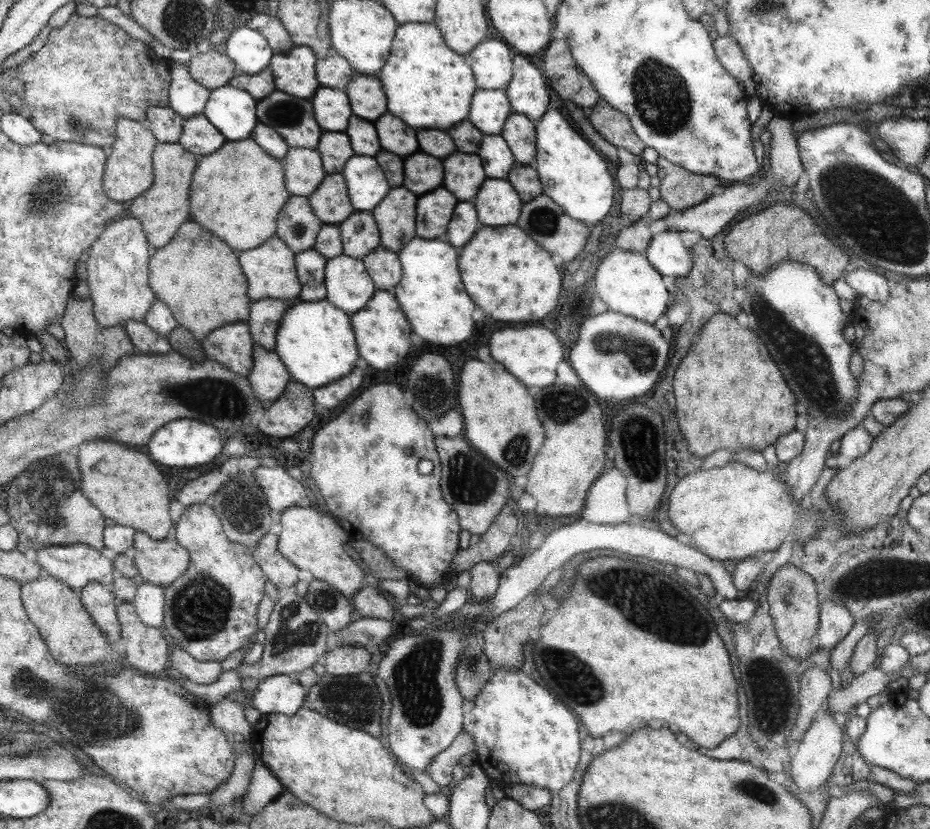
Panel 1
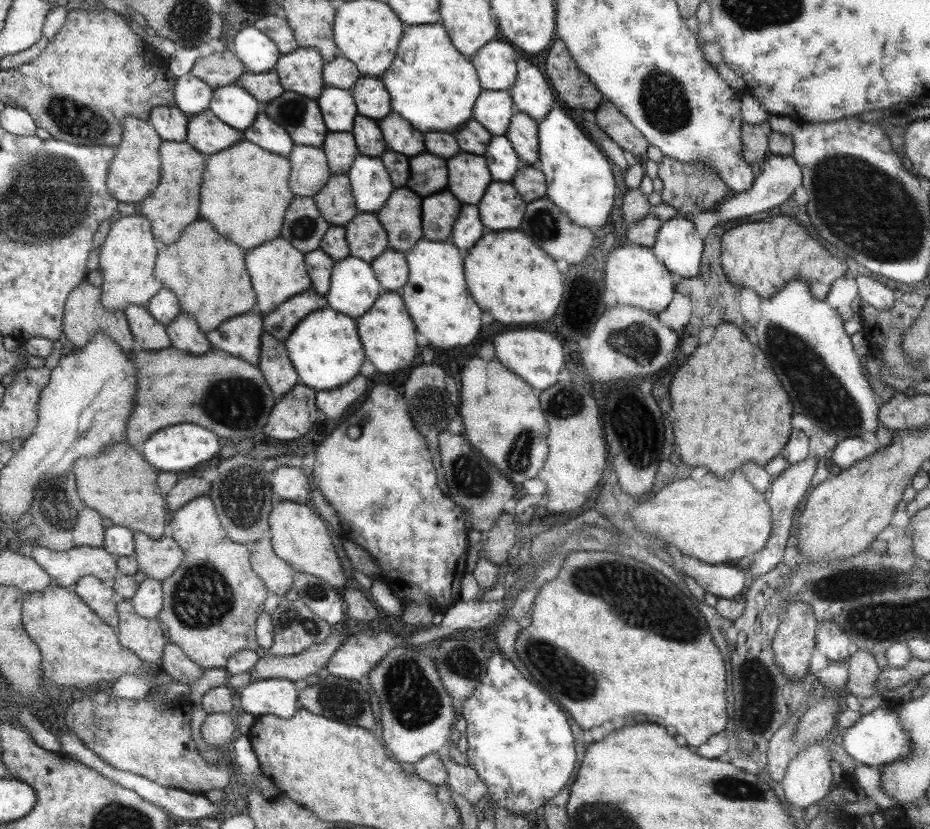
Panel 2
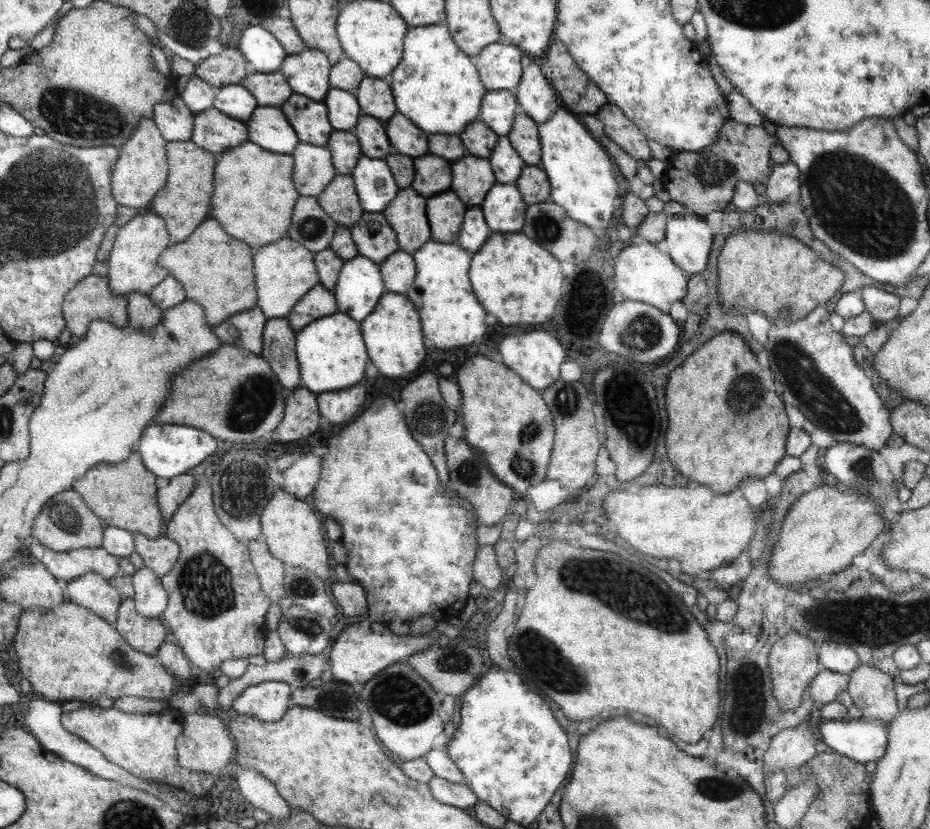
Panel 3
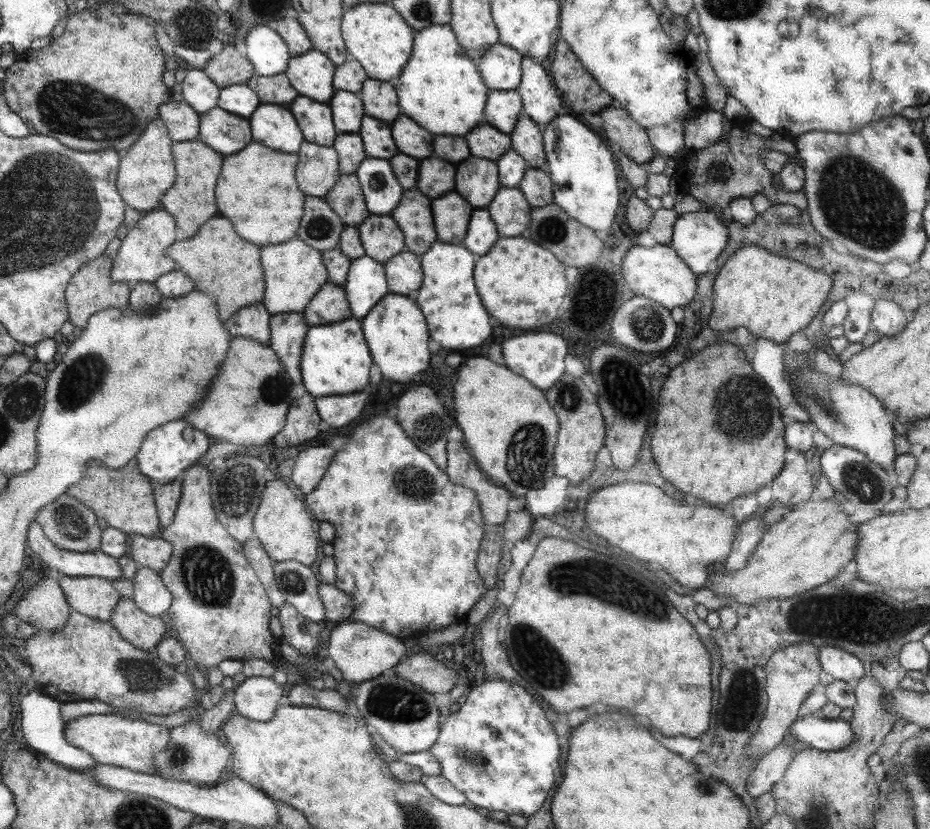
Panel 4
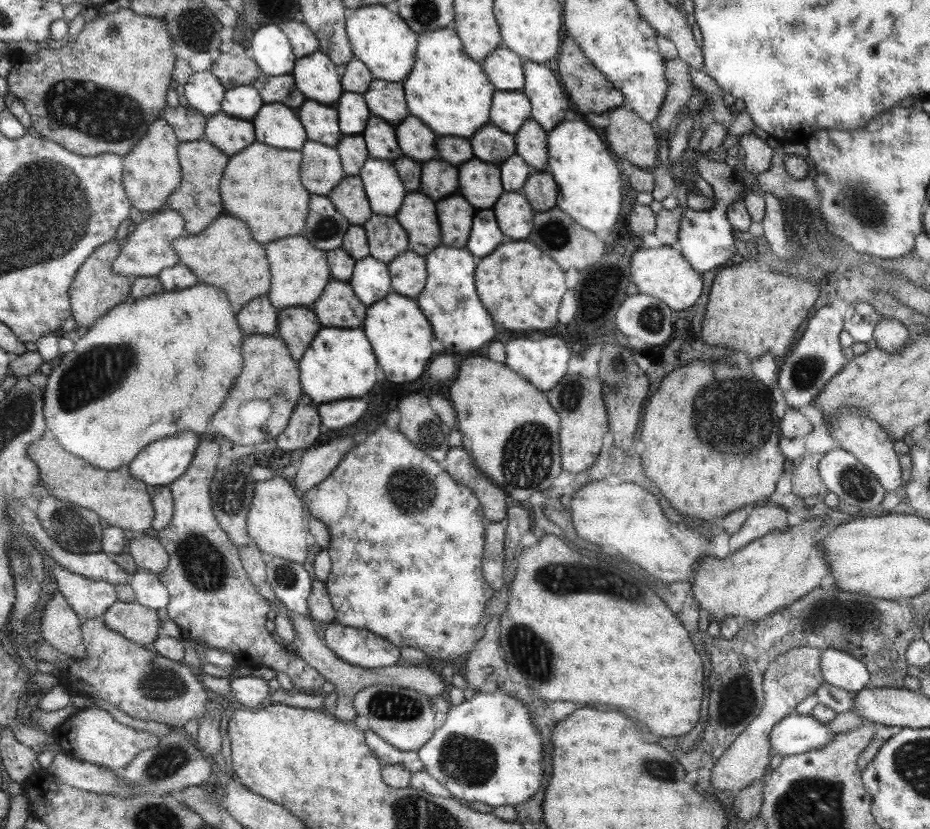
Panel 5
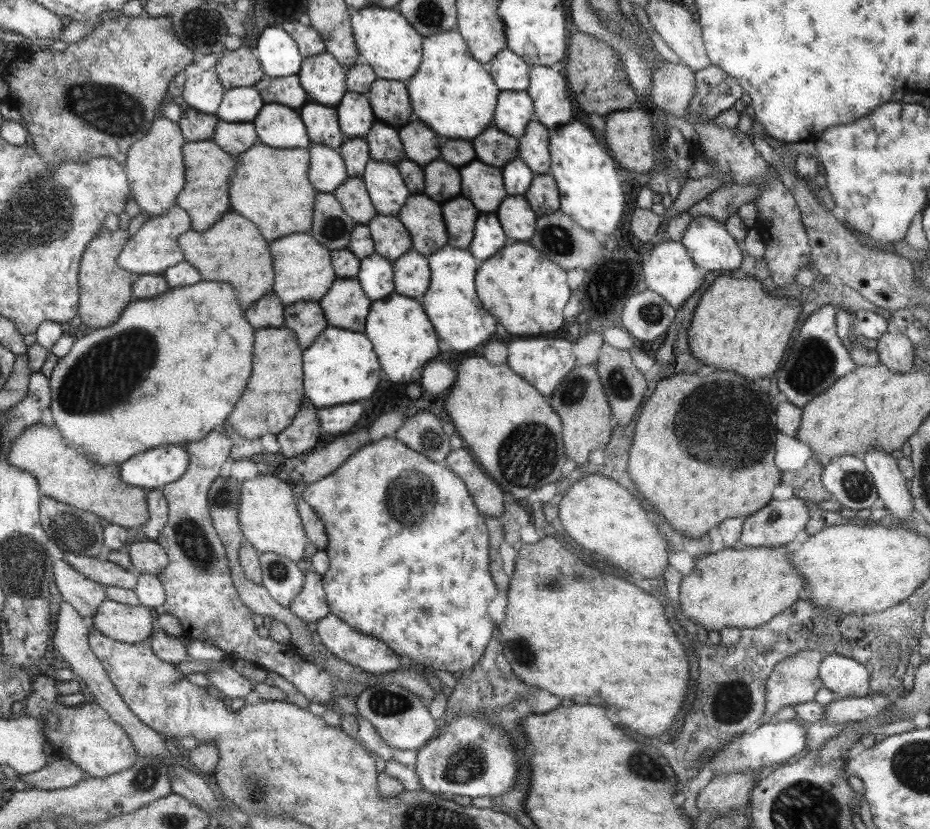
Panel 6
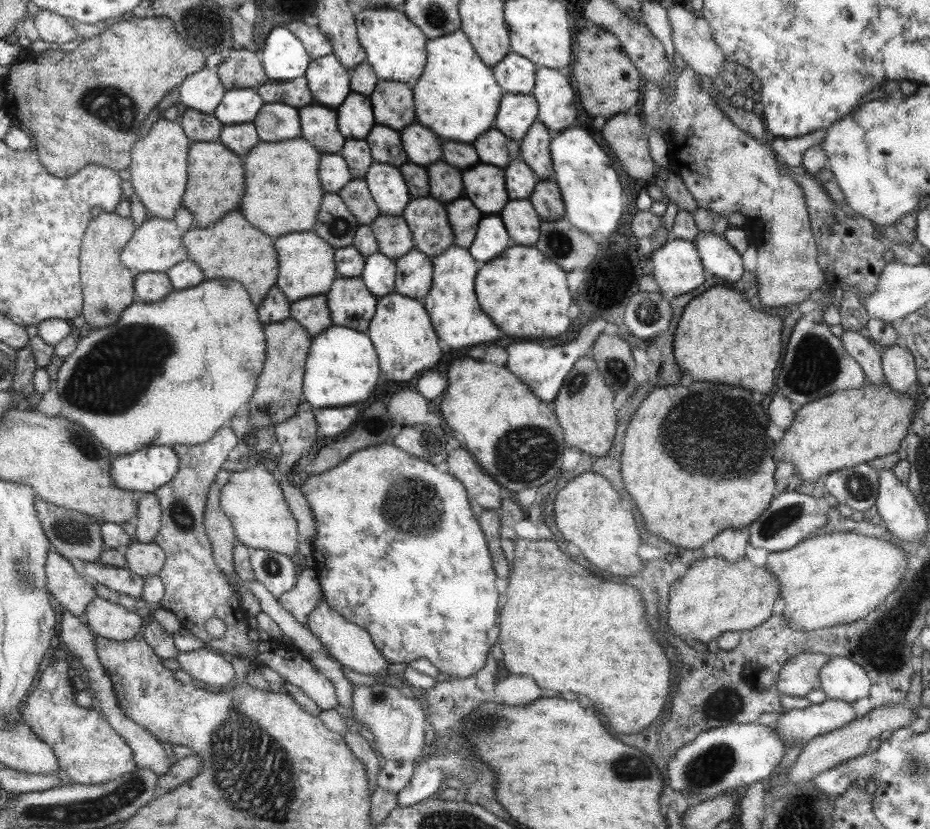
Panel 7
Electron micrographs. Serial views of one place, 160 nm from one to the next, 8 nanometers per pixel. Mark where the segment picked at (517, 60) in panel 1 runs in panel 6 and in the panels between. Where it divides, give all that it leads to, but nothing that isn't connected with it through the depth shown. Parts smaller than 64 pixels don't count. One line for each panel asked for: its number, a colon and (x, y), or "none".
2: (532, 95)
3: (536, 99)
4: (541, 103)
5: (548, 103)
6: (547, 88)

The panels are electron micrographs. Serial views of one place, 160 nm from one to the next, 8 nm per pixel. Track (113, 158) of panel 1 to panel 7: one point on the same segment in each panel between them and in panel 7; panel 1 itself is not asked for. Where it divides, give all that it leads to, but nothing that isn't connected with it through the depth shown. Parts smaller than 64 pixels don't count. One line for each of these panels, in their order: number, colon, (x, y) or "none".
2: (136, 171)
3: (141, 172)
4: (147, 171)
5: (152, 172)
6: (154, 165)
7: (156, 172)

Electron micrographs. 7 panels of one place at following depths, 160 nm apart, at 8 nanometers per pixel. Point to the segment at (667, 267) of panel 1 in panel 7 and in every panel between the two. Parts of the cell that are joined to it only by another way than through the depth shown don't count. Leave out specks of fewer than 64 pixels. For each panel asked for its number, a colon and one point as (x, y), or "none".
2: (678, 246)
3: (688, 239)
4: (696, 236)
5: (705, 238)
6: (709, 245)
7: (719, 257)

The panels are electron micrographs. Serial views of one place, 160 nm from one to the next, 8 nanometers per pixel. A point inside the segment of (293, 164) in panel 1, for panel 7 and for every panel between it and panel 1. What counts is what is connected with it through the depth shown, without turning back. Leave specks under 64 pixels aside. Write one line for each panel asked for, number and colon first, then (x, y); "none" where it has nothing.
2: (310, 170)
3: (314, 170)
4: (317, 171)
5: (322, 170)
6: (327, 171)
7: (334, 174)

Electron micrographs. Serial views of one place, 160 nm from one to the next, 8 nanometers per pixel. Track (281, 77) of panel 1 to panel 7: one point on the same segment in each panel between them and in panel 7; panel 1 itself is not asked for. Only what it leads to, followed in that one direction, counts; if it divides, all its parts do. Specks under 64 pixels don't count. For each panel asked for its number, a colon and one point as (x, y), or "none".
2: (300, 71)
3: (306, 73)
4: (310, 73)
5: (315, 76)
6: (322, 78)
7: (328, 81)

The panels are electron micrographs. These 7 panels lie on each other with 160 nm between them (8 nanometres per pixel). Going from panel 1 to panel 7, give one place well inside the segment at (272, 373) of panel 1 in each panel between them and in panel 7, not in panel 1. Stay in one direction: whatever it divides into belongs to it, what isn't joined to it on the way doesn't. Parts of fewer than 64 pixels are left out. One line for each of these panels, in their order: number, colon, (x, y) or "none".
2: (275, 364)
3: (278, 338)
4: (288, 330)
5: (297, 326)
6: (306, 319)
7: (312, 313)

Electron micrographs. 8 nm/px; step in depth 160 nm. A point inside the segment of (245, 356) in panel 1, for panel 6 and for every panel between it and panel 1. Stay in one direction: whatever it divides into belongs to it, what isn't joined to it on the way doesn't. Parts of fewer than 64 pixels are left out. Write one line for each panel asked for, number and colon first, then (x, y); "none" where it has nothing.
2: (240, 335)
3: (244, 329)
4: (253, 321)
5: (259, 316)
6: (269, 311)

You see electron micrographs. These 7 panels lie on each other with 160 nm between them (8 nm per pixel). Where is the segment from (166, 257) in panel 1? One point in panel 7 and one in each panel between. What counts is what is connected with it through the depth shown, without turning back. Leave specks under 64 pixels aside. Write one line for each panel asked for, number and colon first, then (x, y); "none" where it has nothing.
2: (206, 272)
3: (216, 271)
4: (222, 265)
5: (212, 256)
6: (234, 252)
7: (232, 249)

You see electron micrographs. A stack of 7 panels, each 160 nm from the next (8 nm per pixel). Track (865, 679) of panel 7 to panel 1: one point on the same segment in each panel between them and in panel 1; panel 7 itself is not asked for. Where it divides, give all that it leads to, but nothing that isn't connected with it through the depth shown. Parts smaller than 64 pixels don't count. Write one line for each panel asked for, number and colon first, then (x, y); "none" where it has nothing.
1: (835, 621)
2: (833, 643)
3: (836, 657)
4: (837, 664)
5: (839, 669)
6: (846, 677)

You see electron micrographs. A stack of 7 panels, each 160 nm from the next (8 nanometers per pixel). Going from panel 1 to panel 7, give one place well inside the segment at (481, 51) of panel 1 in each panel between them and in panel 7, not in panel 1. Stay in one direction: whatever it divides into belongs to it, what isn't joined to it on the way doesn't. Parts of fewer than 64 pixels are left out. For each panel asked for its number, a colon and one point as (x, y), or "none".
2: (495, 61)
3: (498, 66)
4: (499, 66)
5: (504, 68)
6: (510, 72)
7: (516, 74)

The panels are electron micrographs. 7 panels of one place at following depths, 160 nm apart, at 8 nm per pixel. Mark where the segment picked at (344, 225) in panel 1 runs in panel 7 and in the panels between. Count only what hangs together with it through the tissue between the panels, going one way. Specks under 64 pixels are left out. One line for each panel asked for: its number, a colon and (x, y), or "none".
2: (366, 237)
3: (375, 239)
4: (382, 239)
5: (387, 239)
6: (391, 240)
7: (393, 235)

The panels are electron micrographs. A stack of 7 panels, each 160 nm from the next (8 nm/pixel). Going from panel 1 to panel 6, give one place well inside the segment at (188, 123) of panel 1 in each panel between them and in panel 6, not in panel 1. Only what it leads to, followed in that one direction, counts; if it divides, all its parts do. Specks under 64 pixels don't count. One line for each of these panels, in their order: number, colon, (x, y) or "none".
2: (208, 134)
3: (214, 131)
4: (223, 132)
5: (226, 133)
6: (232, 137)

